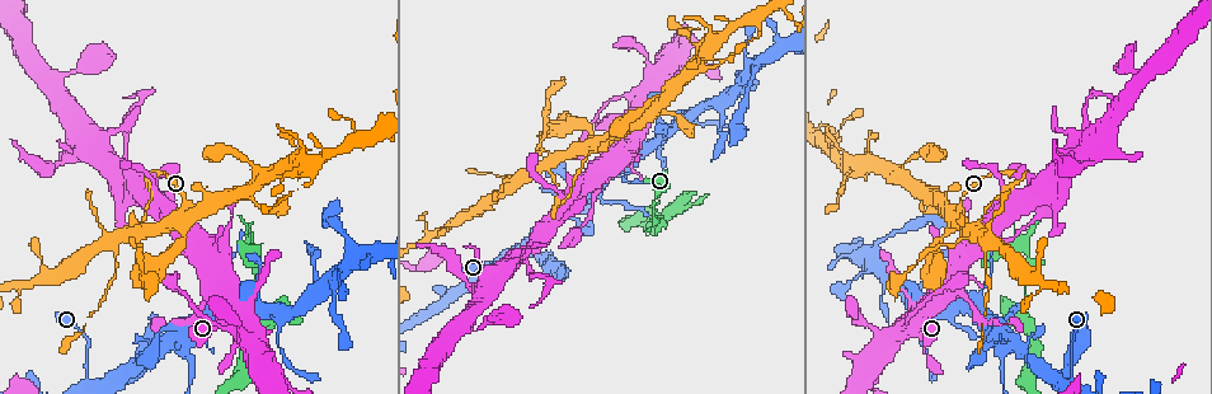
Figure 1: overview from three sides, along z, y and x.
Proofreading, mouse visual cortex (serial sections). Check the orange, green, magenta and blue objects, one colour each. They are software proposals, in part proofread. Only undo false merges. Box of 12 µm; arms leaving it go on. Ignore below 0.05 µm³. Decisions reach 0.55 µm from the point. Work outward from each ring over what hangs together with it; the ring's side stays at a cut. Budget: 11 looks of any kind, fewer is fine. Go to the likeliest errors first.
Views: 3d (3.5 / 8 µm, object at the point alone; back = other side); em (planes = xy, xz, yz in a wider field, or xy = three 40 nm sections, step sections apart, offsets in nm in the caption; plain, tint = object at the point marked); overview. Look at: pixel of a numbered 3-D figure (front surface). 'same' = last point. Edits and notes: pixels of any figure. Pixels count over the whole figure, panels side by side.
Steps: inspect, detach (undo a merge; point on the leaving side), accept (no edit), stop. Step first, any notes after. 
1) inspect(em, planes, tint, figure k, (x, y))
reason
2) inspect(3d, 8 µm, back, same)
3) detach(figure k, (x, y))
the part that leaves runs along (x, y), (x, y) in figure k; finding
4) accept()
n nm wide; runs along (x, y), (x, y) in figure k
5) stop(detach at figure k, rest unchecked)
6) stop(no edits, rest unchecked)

inspect(3d, 8 µm, figure 1, (1025, 251))
abrupt turn

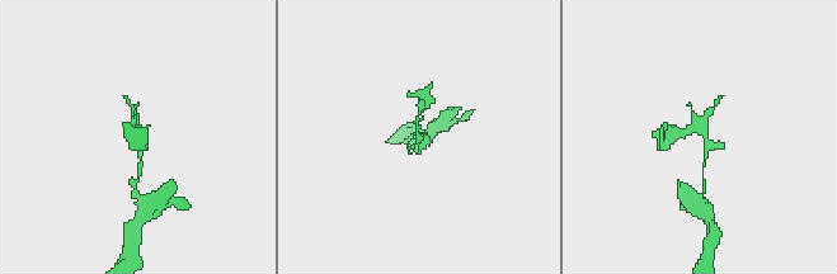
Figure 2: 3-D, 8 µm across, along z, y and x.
inspect(em, xy, step 5, tint, figure 2, (418, 129))

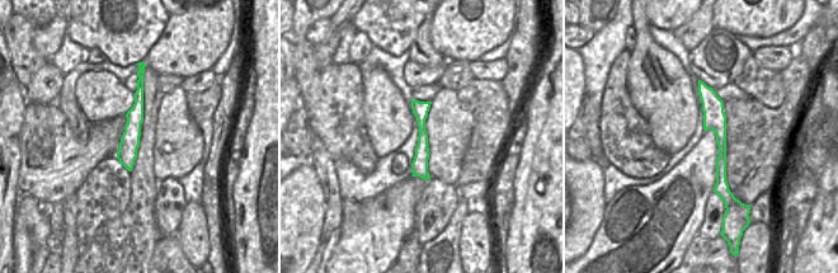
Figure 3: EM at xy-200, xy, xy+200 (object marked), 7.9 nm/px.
accept()
runs along (672, 136), (696, 127), (709, 146), (704, 166) in figure 2; continuous, no second cell

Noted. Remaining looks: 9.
inspect(3d, 8 µm, figure 1, (973, 309))
thin neck

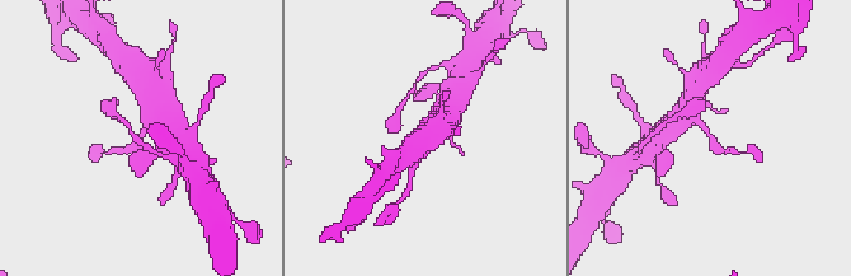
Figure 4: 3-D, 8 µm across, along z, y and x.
inspect(3d, 3.5 µm, figure 4, (709, 134))

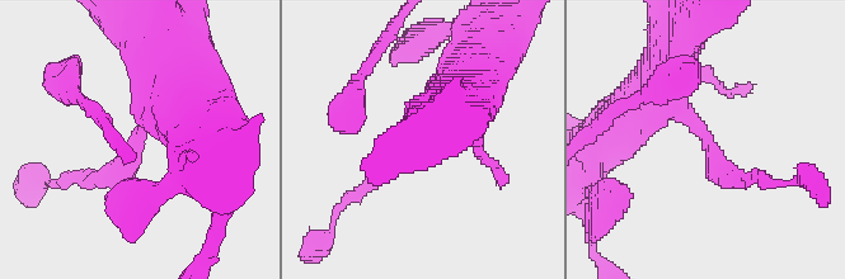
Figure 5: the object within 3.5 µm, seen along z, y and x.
accept()
arms of 200, 350 nm; runs along (455, 81), (365, 185) in figure 5; one cell here

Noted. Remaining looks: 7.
inspect(3d, 8 µm, figure 1, (129, 232))
abrupt turn

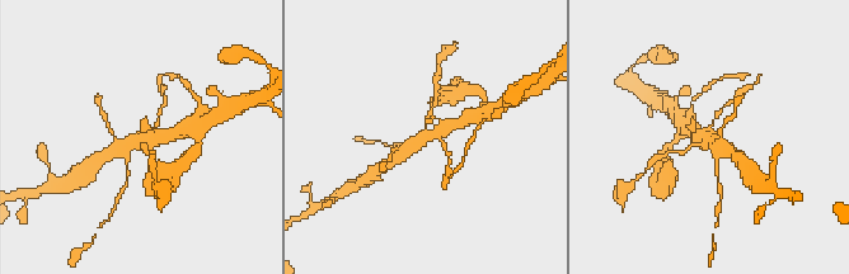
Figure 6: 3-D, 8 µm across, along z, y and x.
inspect(em, xy, step 1, tint, figure 6, (429, 137))

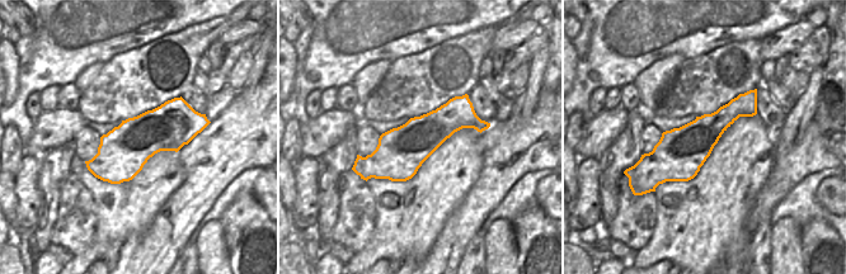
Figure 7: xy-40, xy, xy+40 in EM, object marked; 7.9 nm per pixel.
accept()
runs along (460, 122), (426, 136), (399, 157) in figure 6; one cell here

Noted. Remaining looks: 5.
inspect(3d, 3.5 µm, back, figure 1, (666, 217))
thin arm on a thick one

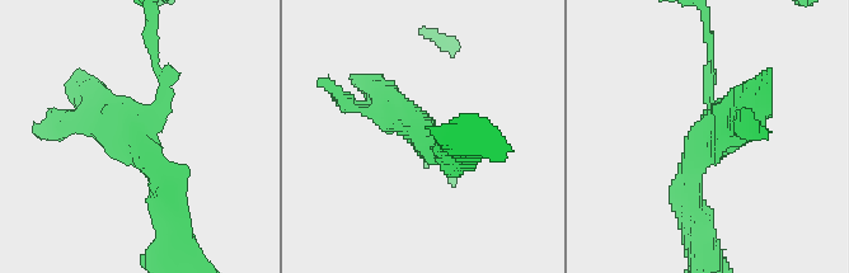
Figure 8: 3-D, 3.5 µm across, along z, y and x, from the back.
inspect(em, xy, step 2, tint, figure 8, (424, 136))
shape alone is not enough

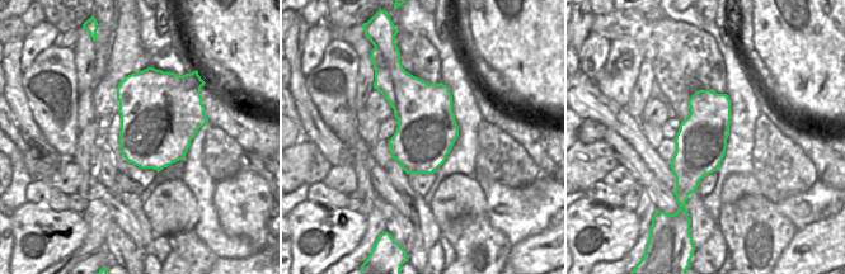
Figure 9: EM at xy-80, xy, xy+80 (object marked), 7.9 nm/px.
accept()
continuous, no second cell

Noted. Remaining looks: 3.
stop(no edits, rest unchecked)

